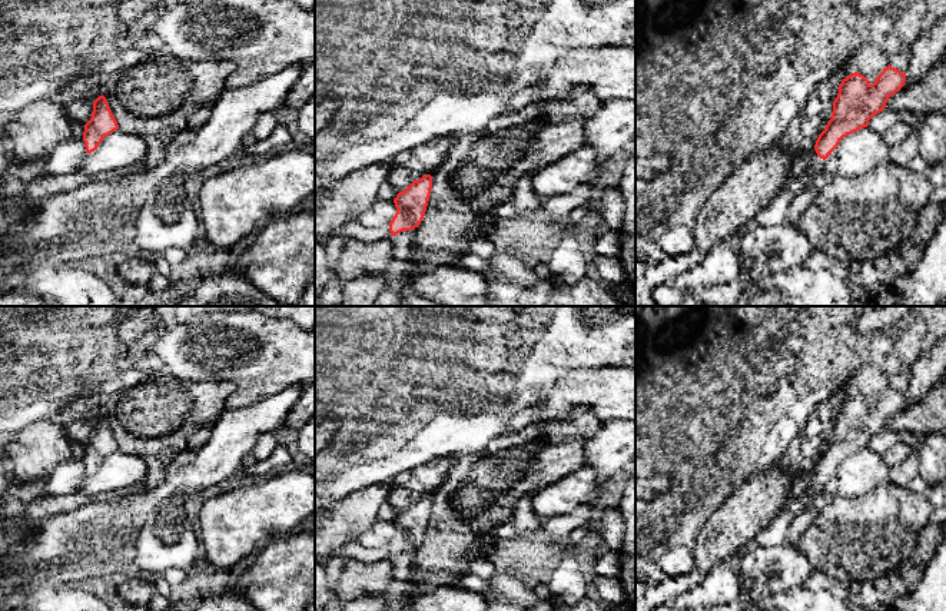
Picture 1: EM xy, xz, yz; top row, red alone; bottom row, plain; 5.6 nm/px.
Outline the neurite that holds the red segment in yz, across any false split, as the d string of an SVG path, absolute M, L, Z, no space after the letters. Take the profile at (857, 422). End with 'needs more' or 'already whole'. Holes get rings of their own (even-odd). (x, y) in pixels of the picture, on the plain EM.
M890 385L883 389L883 392L876 398L874 404L870 405L869 401L854 392L842 401L839 406L837 418L833 422L832 439L827 442L824 451L819 455L814 465L814 476L810 487L801 494L803 508L799 511L801 514L806 509L814 509L814 498L823 491L824 481L832 475L832 472L839 466L840 461L847 455L852 455L863 448L869 446L869 441L884 431L886 424L890 416L899 412L906 402L906 394L892 388Z; needs more

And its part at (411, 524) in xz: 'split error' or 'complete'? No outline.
complete

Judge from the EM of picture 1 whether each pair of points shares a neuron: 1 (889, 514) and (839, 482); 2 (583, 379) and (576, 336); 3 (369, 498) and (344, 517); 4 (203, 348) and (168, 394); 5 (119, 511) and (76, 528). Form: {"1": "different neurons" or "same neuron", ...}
{"1": "different neurons", "2": "different neurons", "3": "same neuron", "4": "different neurons", "5": "same neuron"}

